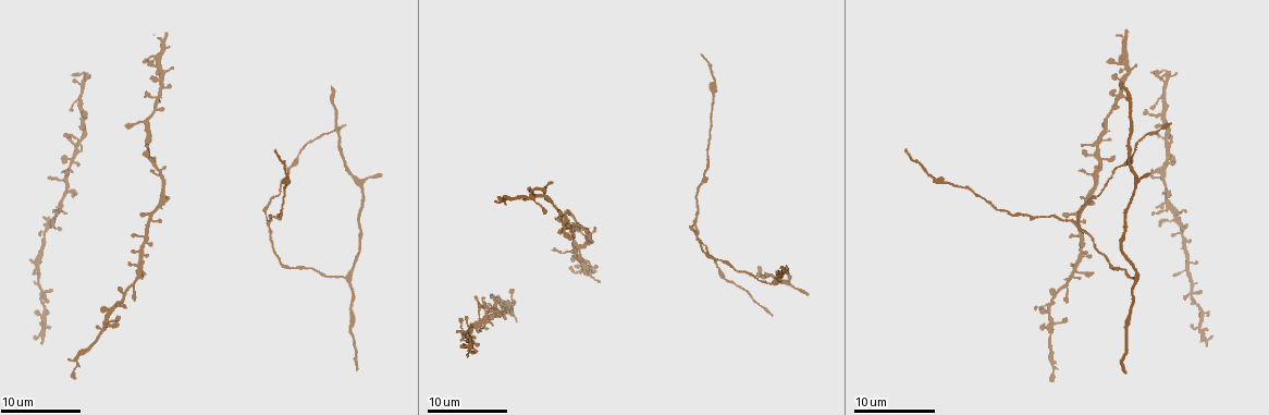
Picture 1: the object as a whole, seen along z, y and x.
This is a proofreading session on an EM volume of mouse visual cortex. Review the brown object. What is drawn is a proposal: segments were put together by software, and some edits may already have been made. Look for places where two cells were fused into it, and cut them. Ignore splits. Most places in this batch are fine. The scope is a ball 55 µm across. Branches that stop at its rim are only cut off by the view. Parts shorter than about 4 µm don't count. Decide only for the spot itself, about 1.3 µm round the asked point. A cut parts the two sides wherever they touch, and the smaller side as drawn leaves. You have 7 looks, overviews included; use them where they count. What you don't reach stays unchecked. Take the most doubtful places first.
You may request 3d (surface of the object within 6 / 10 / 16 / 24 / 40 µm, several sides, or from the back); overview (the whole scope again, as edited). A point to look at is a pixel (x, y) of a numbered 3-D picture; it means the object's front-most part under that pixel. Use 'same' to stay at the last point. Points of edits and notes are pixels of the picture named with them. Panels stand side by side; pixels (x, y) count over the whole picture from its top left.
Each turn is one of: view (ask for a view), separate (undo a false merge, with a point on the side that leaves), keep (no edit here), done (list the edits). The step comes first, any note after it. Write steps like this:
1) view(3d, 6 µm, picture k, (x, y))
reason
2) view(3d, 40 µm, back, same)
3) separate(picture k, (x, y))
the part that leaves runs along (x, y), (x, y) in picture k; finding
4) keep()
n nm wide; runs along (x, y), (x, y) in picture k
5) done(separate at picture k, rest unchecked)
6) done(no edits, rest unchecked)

view(3d, 10 µm, picture 1, (1073, 221))
three arms meet

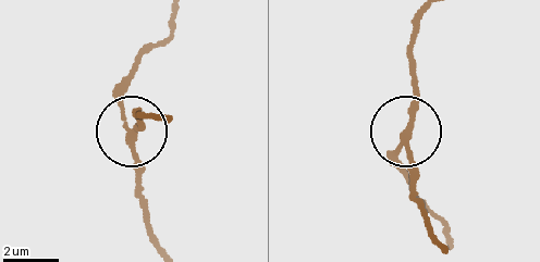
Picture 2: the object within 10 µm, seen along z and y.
view(3d, 6 µm, picture 2, (130, 136))

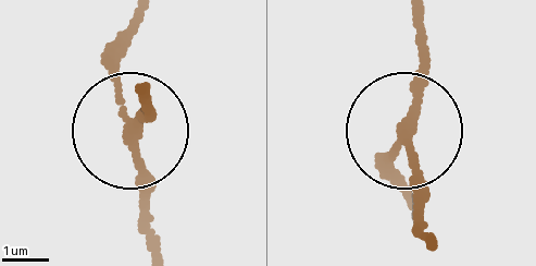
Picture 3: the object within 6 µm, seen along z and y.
keep()
side arm 26 µm; one cell here

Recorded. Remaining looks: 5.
view(3d, 10 µm, picture 1, (136, 269))
four or more arms meet

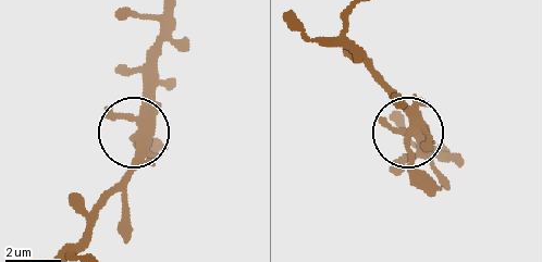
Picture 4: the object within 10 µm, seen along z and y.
keep()
all the same cell

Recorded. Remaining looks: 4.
view(3d, 10 µm, picture 1, (1164, 116))
arms part here

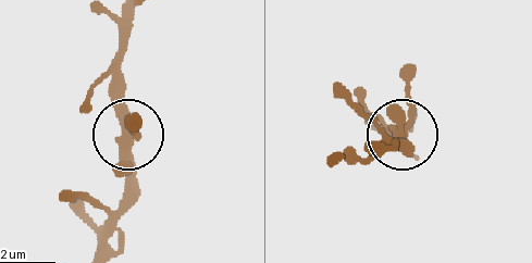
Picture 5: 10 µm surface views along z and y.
view(3d, 6 µm, same)
zoom in

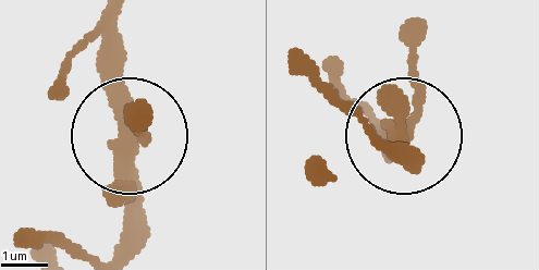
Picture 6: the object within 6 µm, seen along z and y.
keep()
360 nm wide; one cell here

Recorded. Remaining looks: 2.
view(3d, 6 µm, picture 1, (1104, 122))
a fork

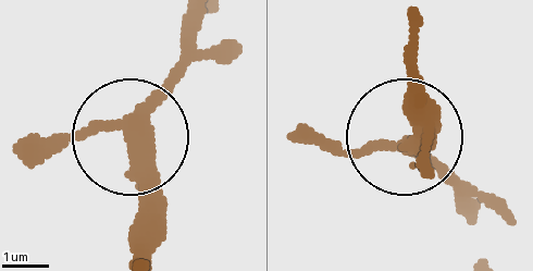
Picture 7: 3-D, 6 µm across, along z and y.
keep()
side arm 14 µm; runs along (145, 247), (133, 131), (187, 64) in picture 7; one cell here

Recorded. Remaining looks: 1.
done(no edits, rest unchecked)

